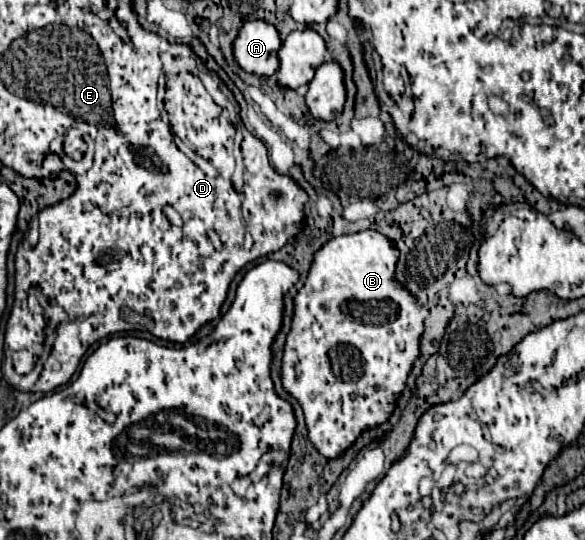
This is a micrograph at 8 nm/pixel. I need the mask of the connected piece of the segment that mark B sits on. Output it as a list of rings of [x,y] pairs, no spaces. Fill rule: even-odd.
[[[376,230],[332,238],[314,252],[308,278],[294,296],[292,326],[286,334],[280,378],[284,390],[302,406],[308,440],[326,458],[340,456],[362,430],[388,420],[396,398],[404,390],[406,376],[420,354],[424,316],[418,300],[396,284],[396,260],[398,250]]]

